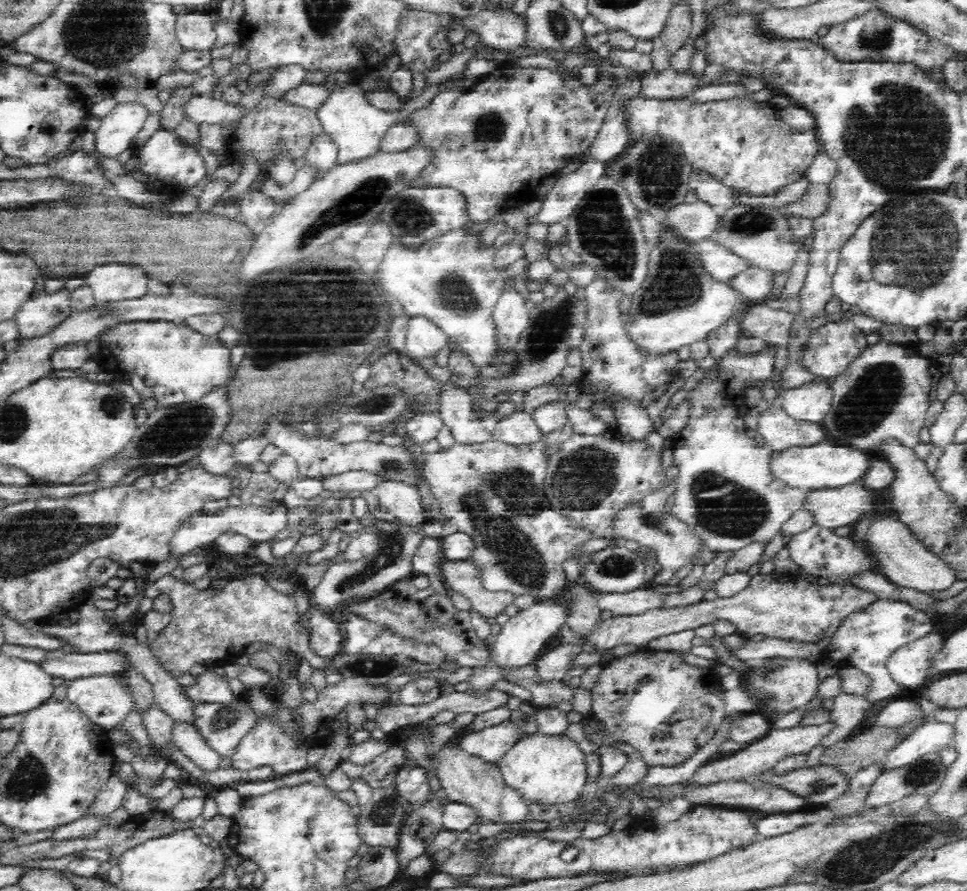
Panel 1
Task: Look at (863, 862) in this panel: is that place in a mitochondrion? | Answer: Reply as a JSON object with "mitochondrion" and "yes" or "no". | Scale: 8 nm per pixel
{"mitochondrion":"yes"}

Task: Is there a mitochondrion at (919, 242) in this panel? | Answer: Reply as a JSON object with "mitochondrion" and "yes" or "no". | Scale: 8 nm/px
{"mitochondrion":"yes"}

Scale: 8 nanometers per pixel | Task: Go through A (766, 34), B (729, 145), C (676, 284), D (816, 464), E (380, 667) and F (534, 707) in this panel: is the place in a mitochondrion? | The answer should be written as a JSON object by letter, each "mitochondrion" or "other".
{"A":"other","B":"other","C":"mitochondrion","D":"other","E":"mitochondrion","F":"other"}

